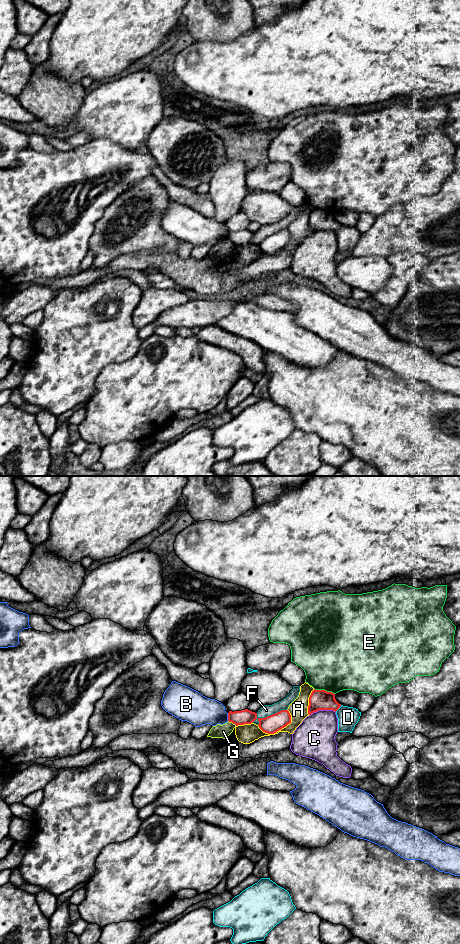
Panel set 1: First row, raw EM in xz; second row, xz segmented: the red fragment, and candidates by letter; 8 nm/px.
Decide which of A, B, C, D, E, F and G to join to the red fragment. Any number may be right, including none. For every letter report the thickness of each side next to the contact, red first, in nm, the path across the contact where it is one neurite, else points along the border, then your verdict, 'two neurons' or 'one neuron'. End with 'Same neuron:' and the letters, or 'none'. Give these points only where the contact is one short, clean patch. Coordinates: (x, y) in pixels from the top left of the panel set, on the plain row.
A: calibres 150 and 160 nm; two neurons
B: calibres 120 and 240 nm; two neurons
C: calibres 160 and 320 nm; two neurons
D: calibres 160 and 170 nm; two neurons
E: calibres 160 and 480 nm; two neurons
F: calibres 150 and 100 nm; two neurons
G: calibres 120 and 110 nm; border xz (228, 240), (236, 245); two neurons
Same neuron: none

